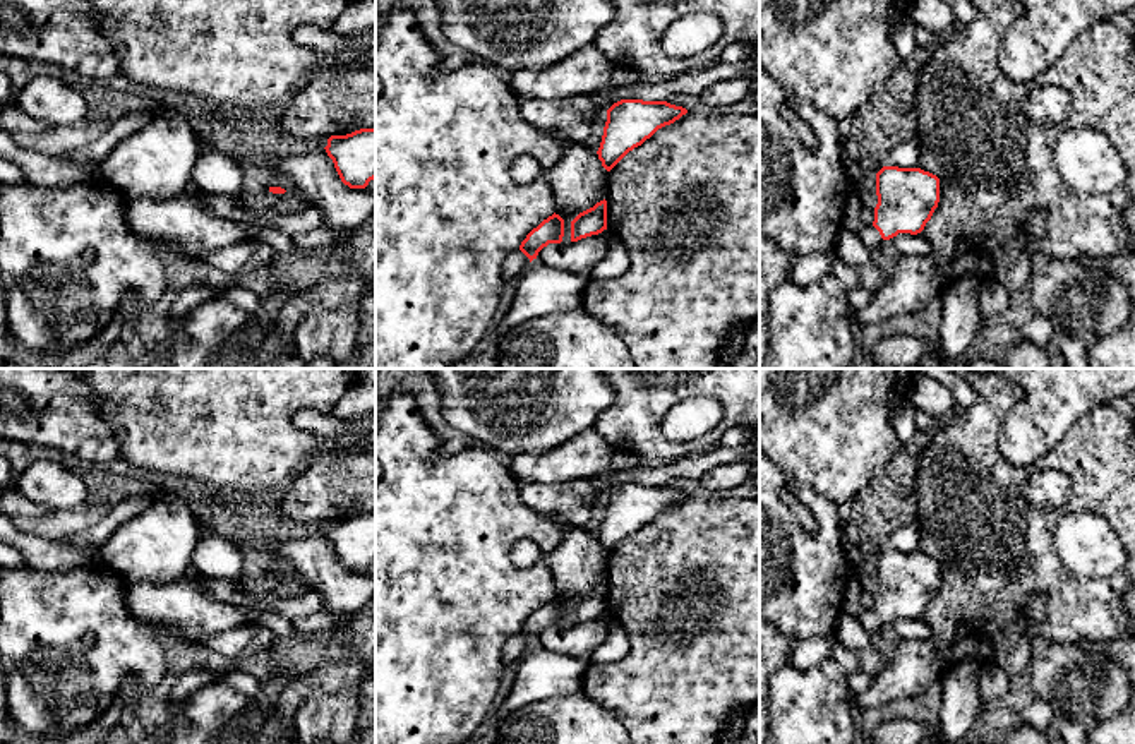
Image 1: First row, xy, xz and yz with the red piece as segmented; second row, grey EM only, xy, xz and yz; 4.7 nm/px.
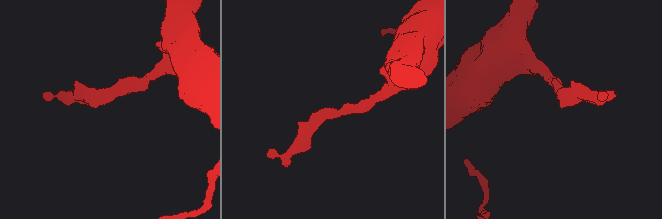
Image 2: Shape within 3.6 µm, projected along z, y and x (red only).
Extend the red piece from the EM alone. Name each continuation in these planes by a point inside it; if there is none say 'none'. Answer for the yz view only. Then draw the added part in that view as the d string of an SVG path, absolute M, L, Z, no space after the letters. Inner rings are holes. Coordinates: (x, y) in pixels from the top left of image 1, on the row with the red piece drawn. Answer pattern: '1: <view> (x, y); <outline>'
1: yz (870, 235); M866 225L857 231L857 237L862 240L862 243L869 249L878 249L883 242L880 231L873 225Z

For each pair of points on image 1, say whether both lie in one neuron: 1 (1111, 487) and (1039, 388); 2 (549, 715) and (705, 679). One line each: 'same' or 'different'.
1: different
2: different

